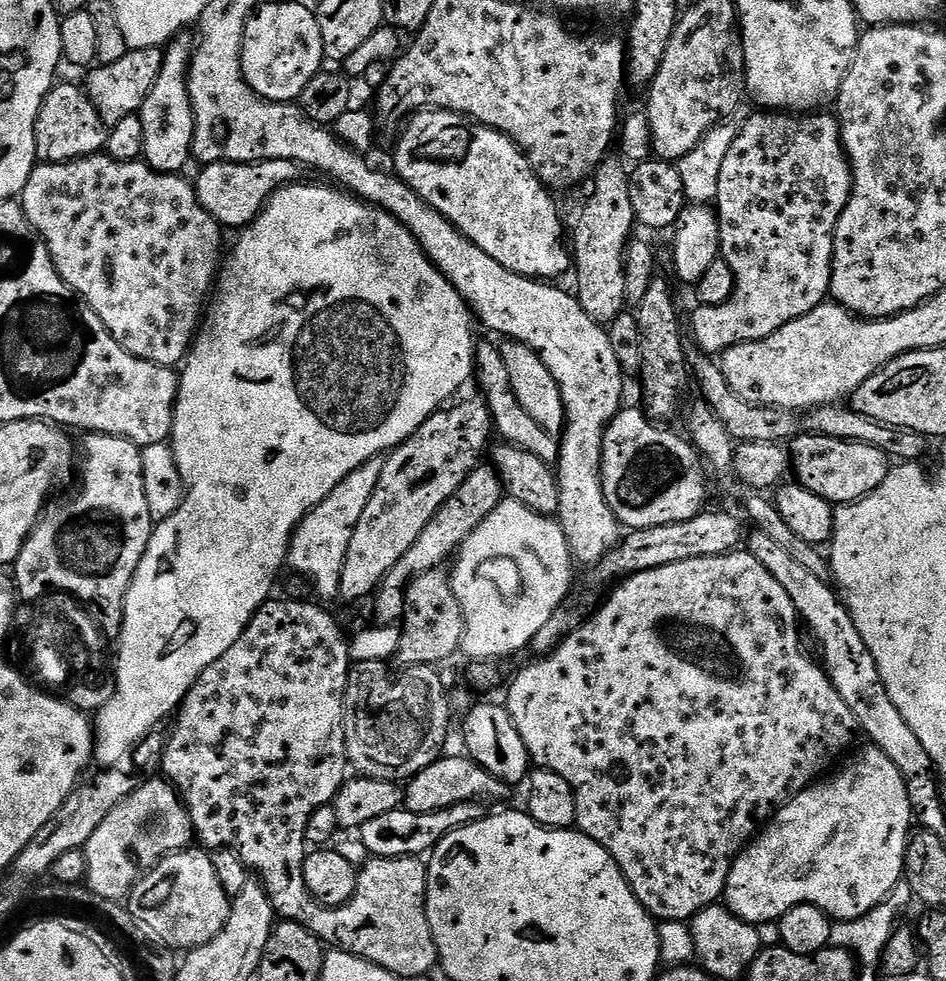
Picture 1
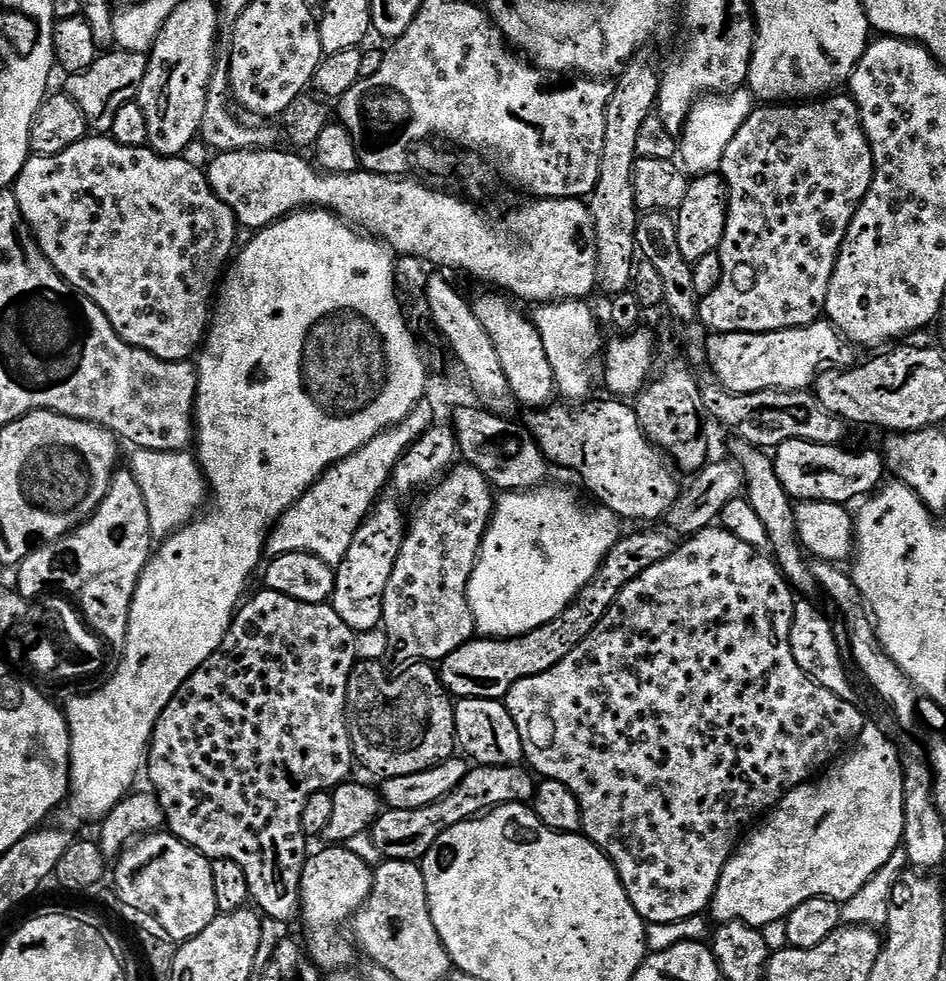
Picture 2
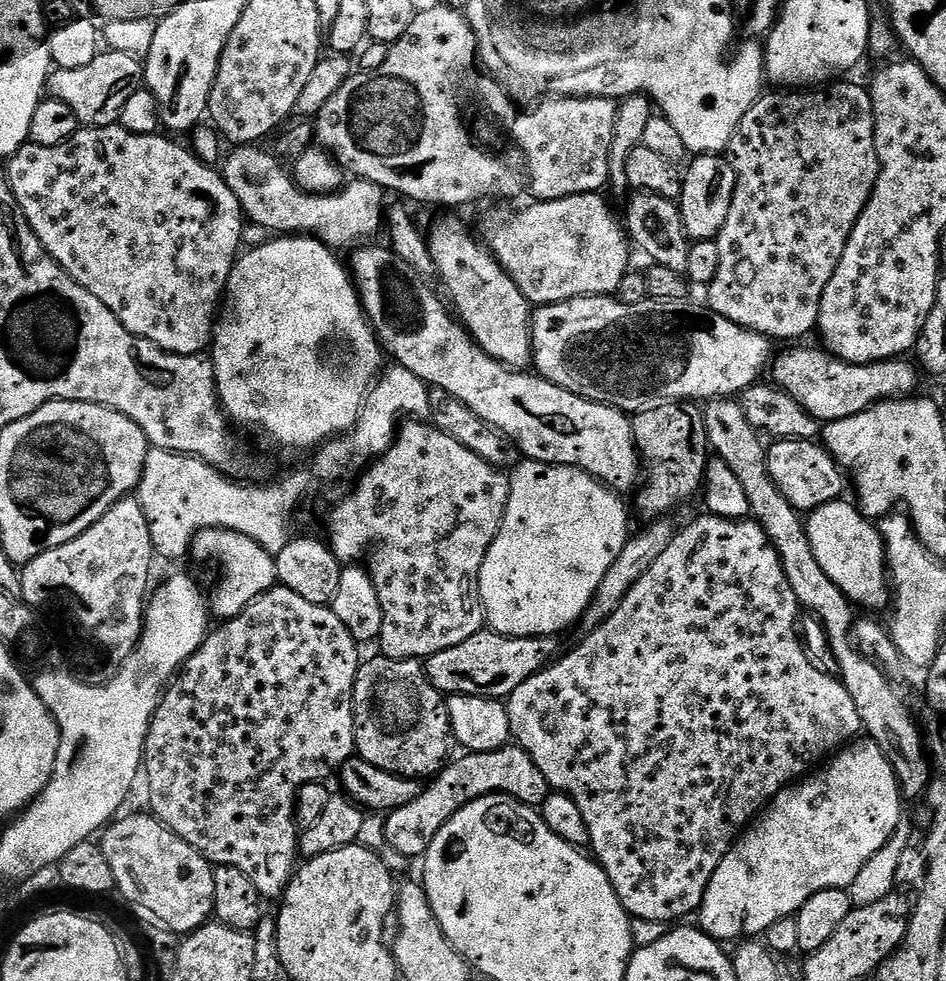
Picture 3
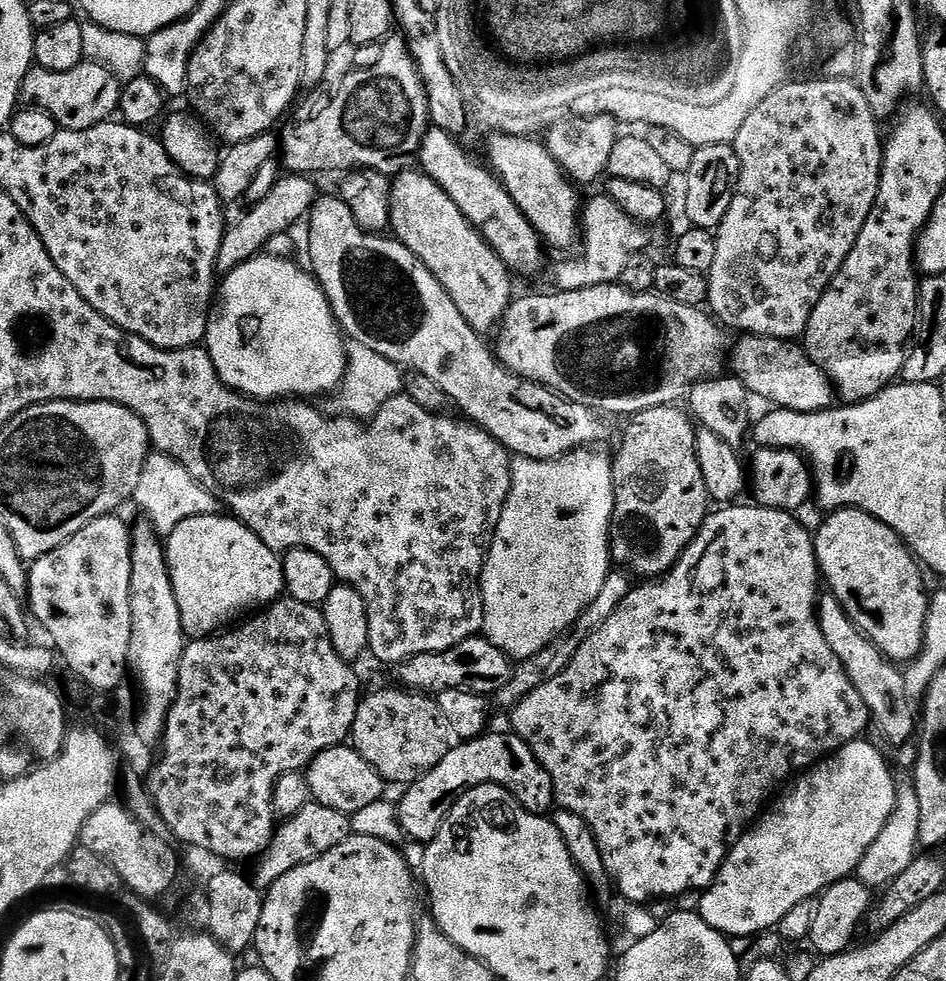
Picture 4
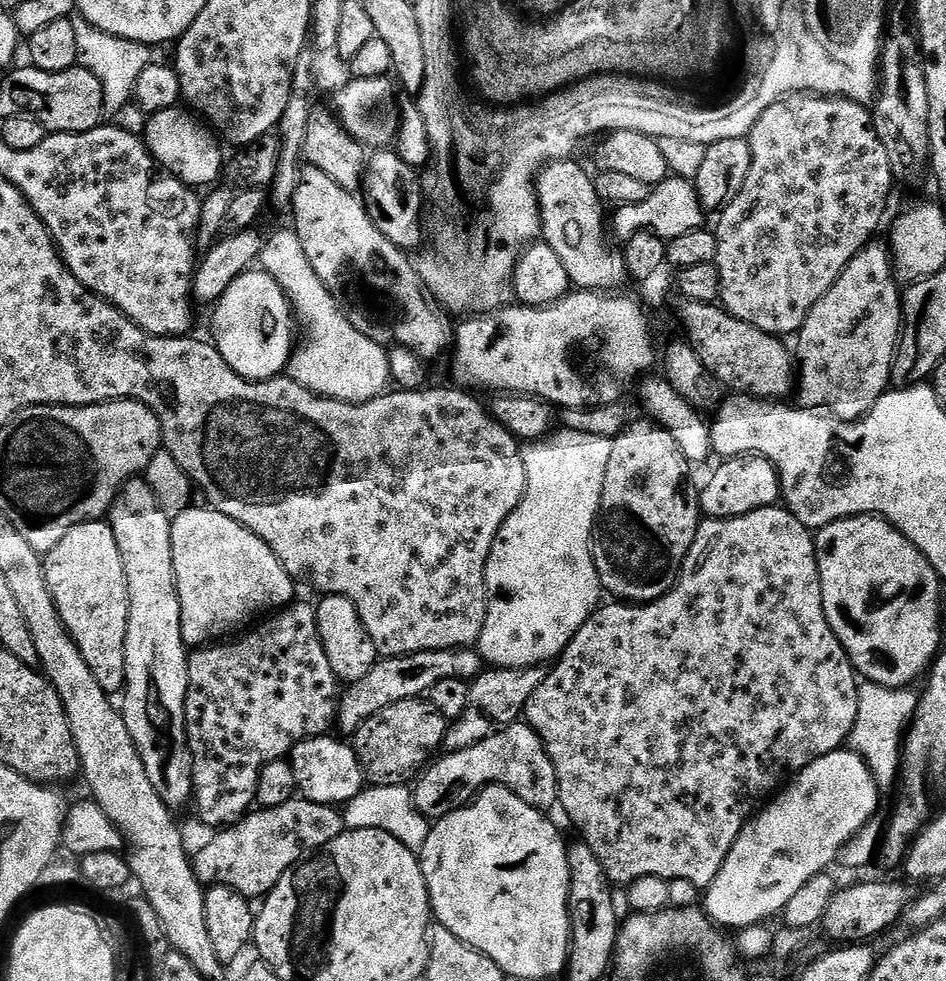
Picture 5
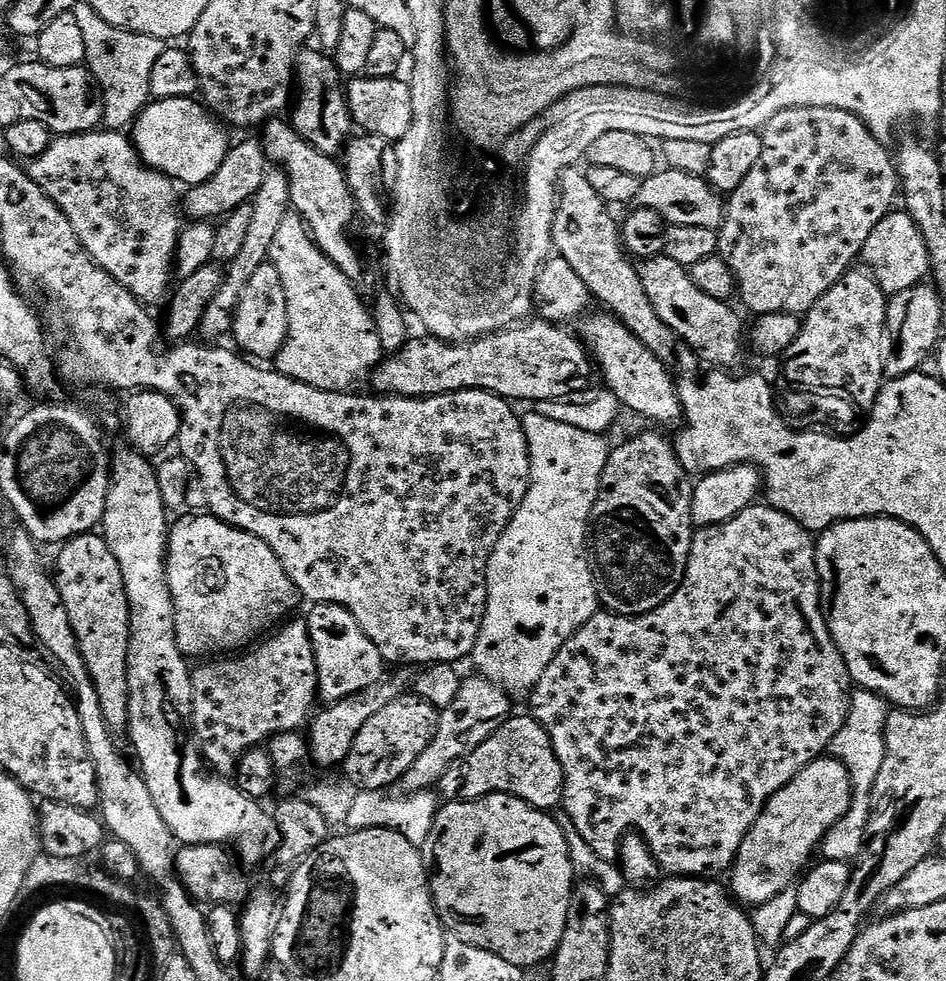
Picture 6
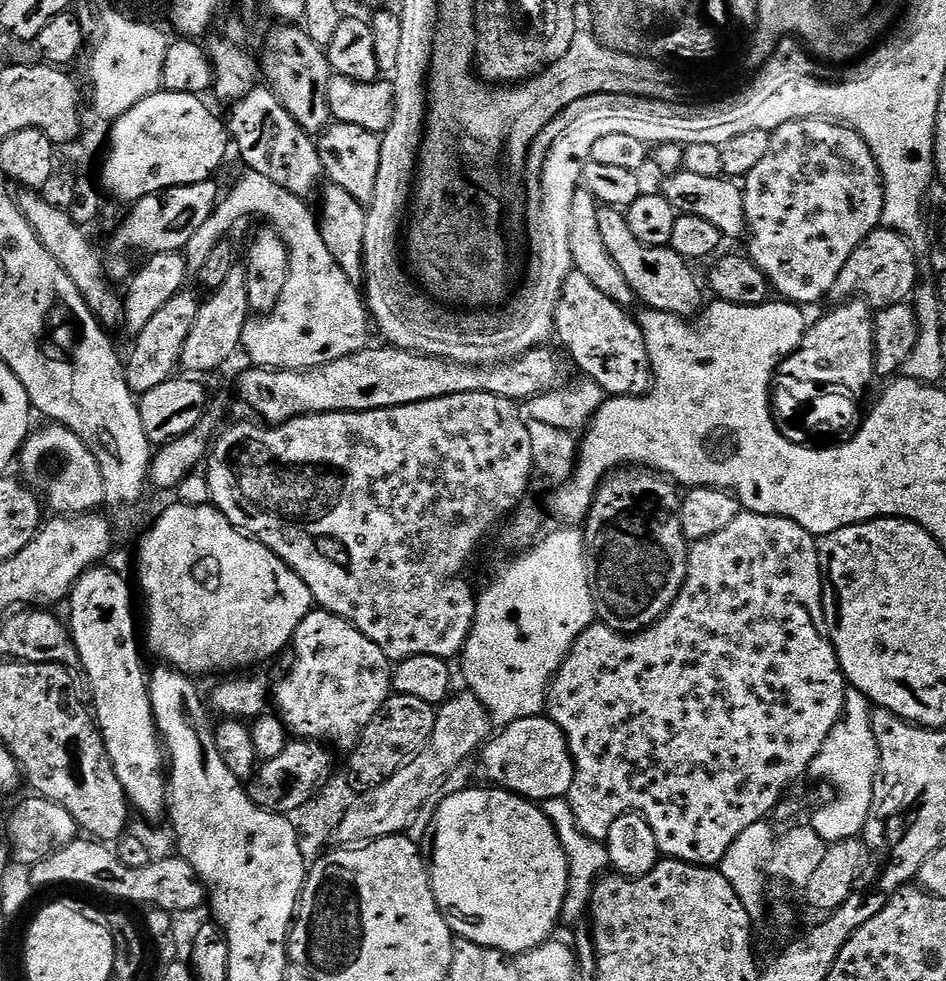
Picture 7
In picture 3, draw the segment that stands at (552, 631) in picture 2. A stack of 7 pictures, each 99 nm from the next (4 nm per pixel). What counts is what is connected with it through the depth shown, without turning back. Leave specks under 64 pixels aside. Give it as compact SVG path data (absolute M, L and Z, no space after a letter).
M481 630L478 634L466 638L466 642L458 642L458 646L450 646L450 650L442 650L427 657L426 675L429 682L442 694L485 696L488 700L503 701L511 696L514 690L518 690L522 682L526 682L531 676L549 667L550 661L557 655L556 642L551 636L503 636L491 630Z

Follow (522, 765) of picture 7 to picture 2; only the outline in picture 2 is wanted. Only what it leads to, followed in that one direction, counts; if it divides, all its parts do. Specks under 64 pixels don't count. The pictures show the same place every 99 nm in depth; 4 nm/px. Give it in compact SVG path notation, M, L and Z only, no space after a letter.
M476 766L446 798L418 810L384 810L372 823L370 837L372 844L381 852L384 860L419 861L434 846L437 838L450 826L471 820L503 804L522 804L536 795L537 781L527 767Z

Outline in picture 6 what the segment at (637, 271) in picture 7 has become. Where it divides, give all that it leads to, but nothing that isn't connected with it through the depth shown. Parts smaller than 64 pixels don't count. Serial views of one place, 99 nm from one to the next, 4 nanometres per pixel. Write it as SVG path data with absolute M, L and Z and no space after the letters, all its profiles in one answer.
M671 255L655 256L652 260L639 261L642 287L646 290L650 302L658 318L674 330L674 334L693 352L697 353L701 361L704 360L716 370L732 370L736 363L744 356L746 348L746 324L740 321L740 316L727 300L710 298L710 294L698 290L694 286L694 278L689 269L678 266Z

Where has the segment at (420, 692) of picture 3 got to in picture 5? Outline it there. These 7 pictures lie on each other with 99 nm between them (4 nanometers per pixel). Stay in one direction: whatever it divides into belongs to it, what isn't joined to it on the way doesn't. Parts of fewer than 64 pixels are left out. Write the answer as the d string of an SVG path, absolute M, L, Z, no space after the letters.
M427 699L394 702L386 710L378 710L374 718L365 720L354 734L356 757L364 771L364 779L369 785L390 786L404 784L407 776L415 777L444 748L444 736L448 733L449 721Z

